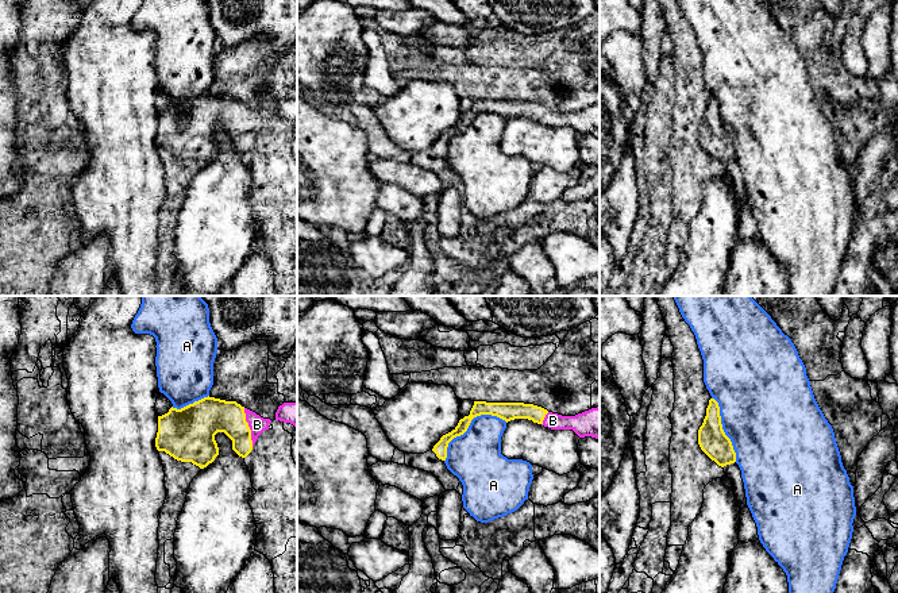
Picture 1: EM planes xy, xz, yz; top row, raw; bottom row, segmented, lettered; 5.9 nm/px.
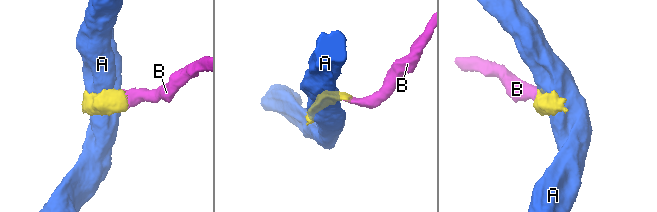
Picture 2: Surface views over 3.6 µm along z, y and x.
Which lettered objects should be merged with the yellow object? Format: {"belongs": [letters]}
{"belongs": ["B"]}

